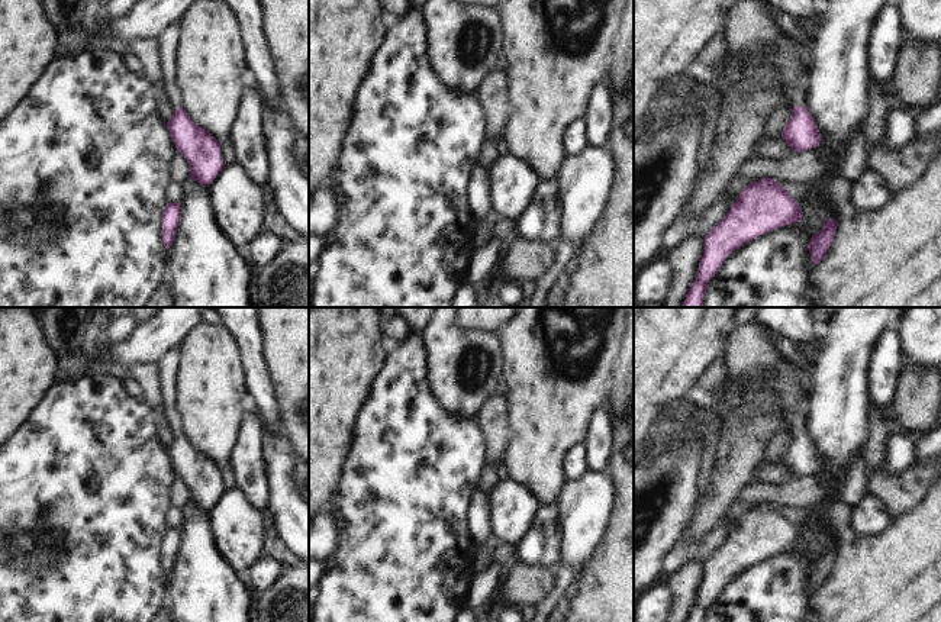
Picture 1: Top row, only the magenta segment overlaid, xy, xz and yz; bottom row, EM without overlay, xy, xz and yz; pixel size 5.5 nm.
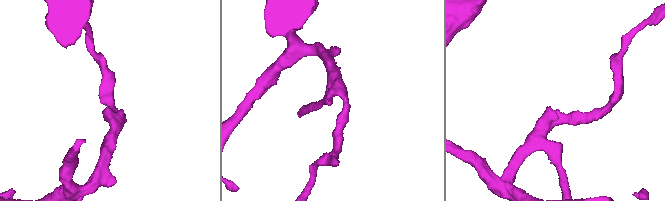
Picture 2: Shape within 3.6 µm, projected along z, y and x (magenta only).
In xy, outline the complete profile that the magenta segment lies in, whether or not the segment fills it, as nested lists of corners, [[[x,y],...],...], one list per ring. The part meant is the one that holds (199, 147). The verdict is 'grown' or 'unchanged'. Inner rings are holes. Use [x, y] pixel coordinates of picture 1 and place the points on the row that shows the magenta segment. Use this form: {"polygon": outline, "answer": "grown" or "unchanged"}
{"polygon": [[[178,19],[170,22],[157,36],[162,84],[174,109],[167,126],[177,151],[188,161],[188,175],[209,187],[225,165],[220,158],[220,142],[196,125],[181,107],[181,91],[177,84],[178,39]]], "answer": "grown"}

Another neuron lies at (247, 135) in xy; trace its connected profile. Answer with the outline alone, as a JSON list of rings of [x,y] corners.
[[[245,81],[229,139],[235,149],[235,161],[260,184],[267,183],[270,177],[262,109],[264,101],[260,91]]]

